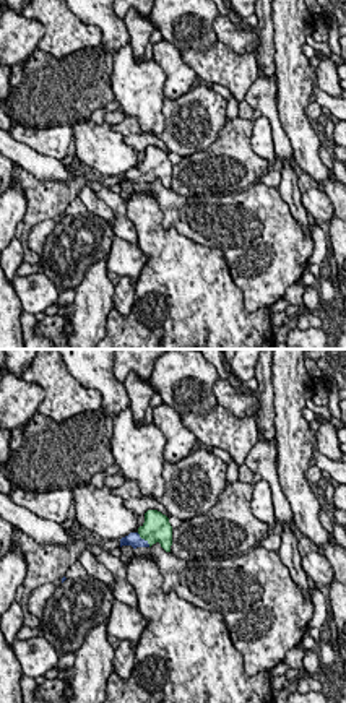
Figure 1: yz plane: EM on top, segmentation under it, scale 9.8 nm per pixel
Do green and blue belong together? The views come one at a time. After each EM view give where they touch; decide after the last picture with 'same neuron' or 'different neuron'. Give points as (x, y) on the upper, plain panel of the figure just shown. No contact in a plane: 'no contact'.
meets green at (143, 174)

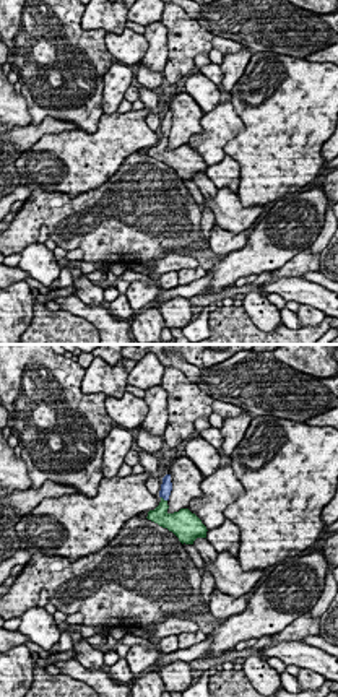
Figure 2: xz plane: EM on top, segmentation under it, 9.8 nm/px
meets green at (163, 135)

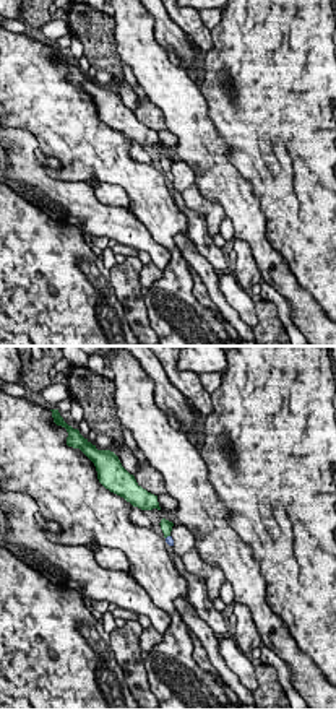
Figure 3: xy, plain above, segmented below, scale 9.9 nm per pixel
meets green at (168, 171)

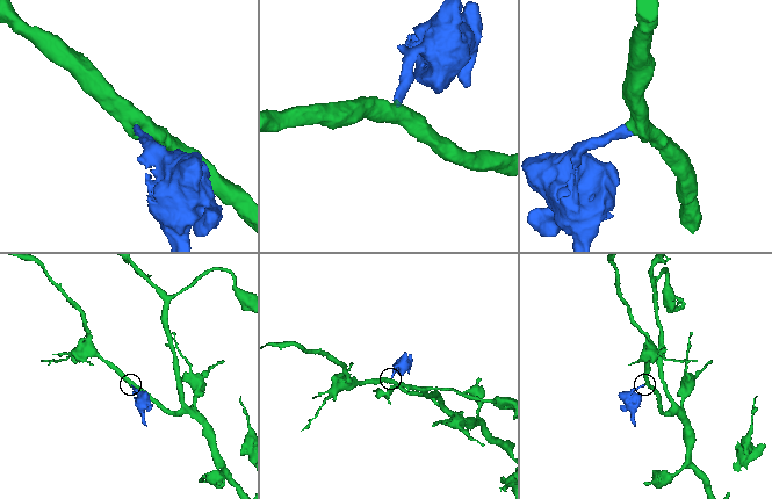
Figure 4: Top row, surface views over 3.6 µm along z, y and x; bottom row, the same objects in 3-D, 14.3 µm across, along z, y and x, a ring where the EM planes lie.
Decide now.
same neuron

